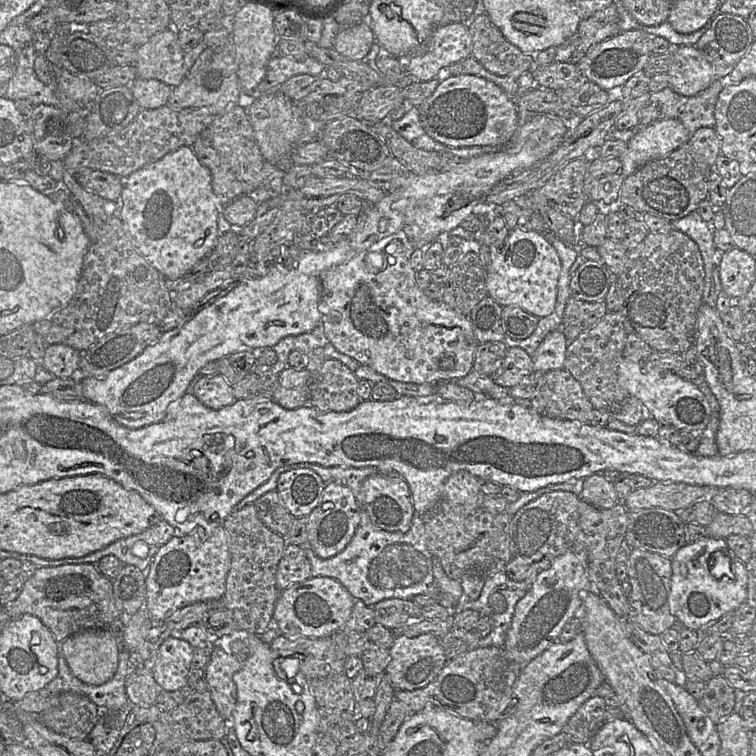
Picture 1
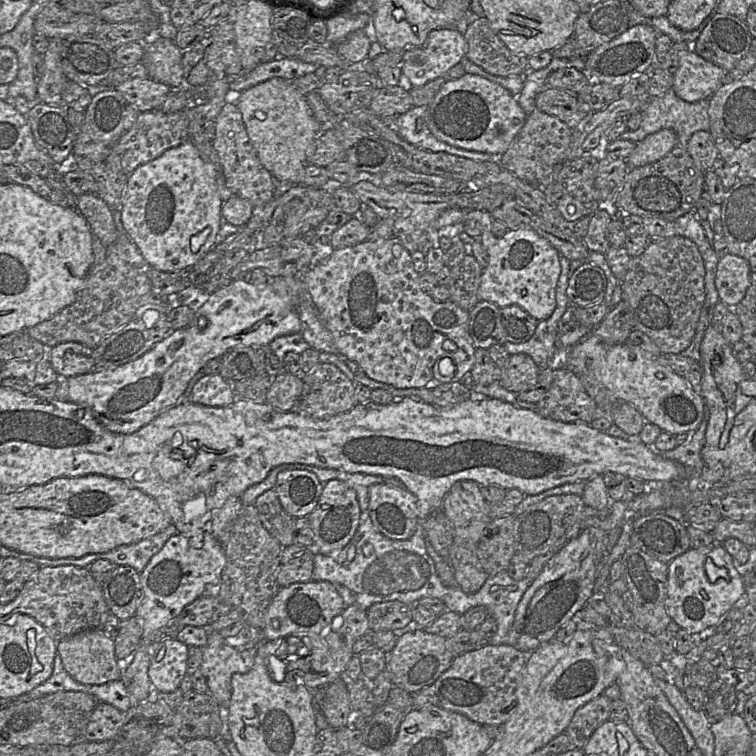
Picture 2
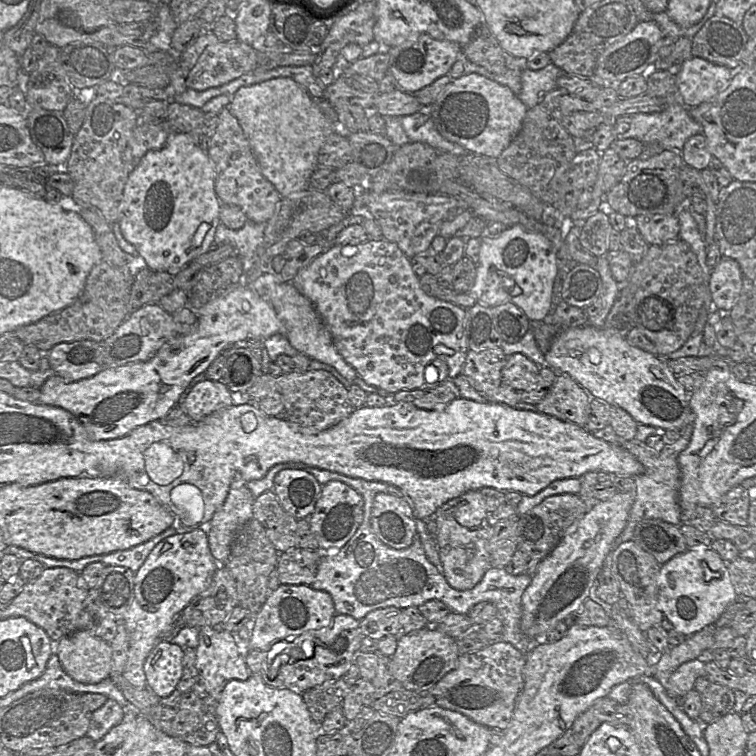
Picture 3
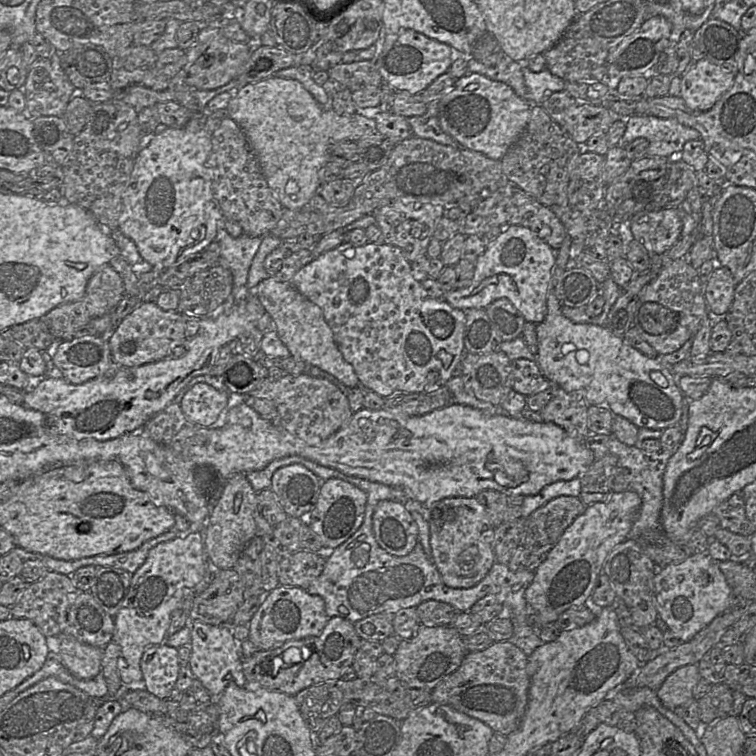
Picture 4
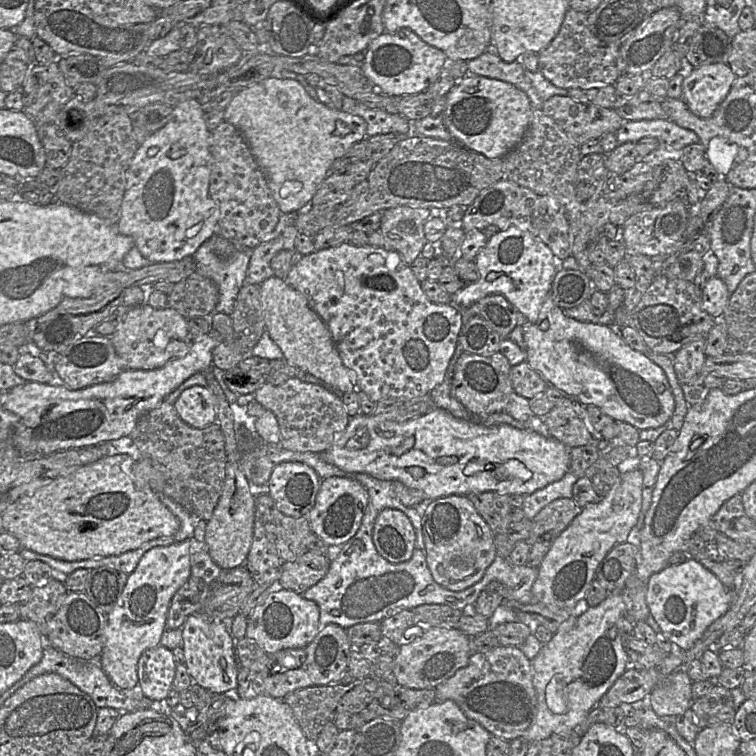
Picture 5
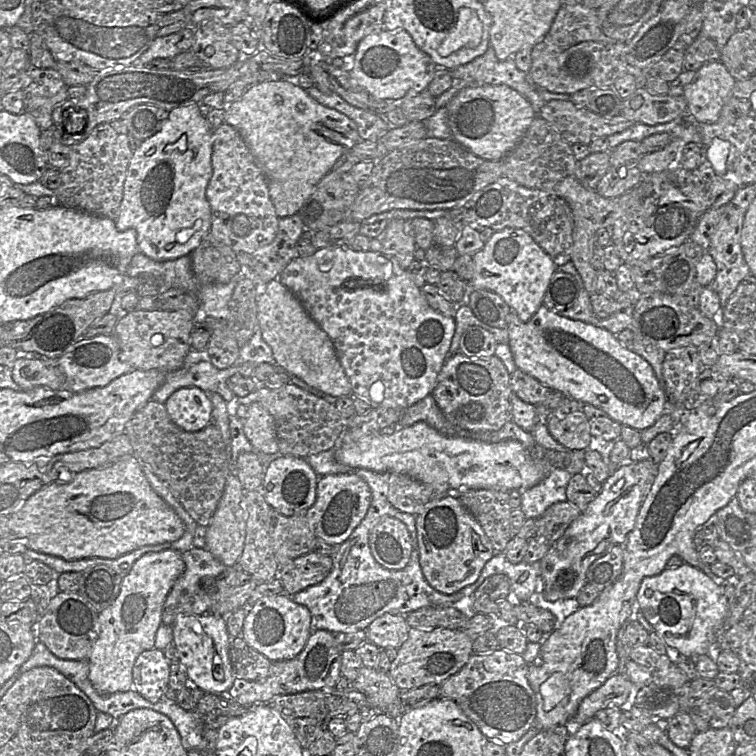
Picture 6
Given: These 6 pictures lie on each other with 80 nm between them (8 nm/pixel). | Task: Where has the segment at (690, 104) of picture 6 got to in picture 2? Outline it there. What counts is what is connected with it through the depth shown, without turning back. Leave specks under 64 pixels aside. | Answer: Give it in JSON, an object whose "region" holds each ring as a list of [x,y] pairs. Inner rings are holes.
{"region":[[[692,47],[680,52],[673,90],[686,102],[709,99],[727,81],[727,72],[705,60]]]}

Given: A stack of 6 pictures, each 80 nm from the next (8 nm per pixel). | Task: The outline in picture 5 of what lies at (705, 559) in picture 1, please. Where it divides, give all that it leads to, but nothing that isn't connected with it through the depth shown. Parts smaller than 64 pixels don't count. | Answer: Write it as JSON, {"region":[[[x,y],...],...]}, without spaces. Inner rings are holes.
{"region":[[[690,558],[682,564],[668,565],[651,575],[647,581],[646,602],[650,615],[665,637],[681,649],[688,650],[715,620],[728,611],[731,597],[713,572]]]}

